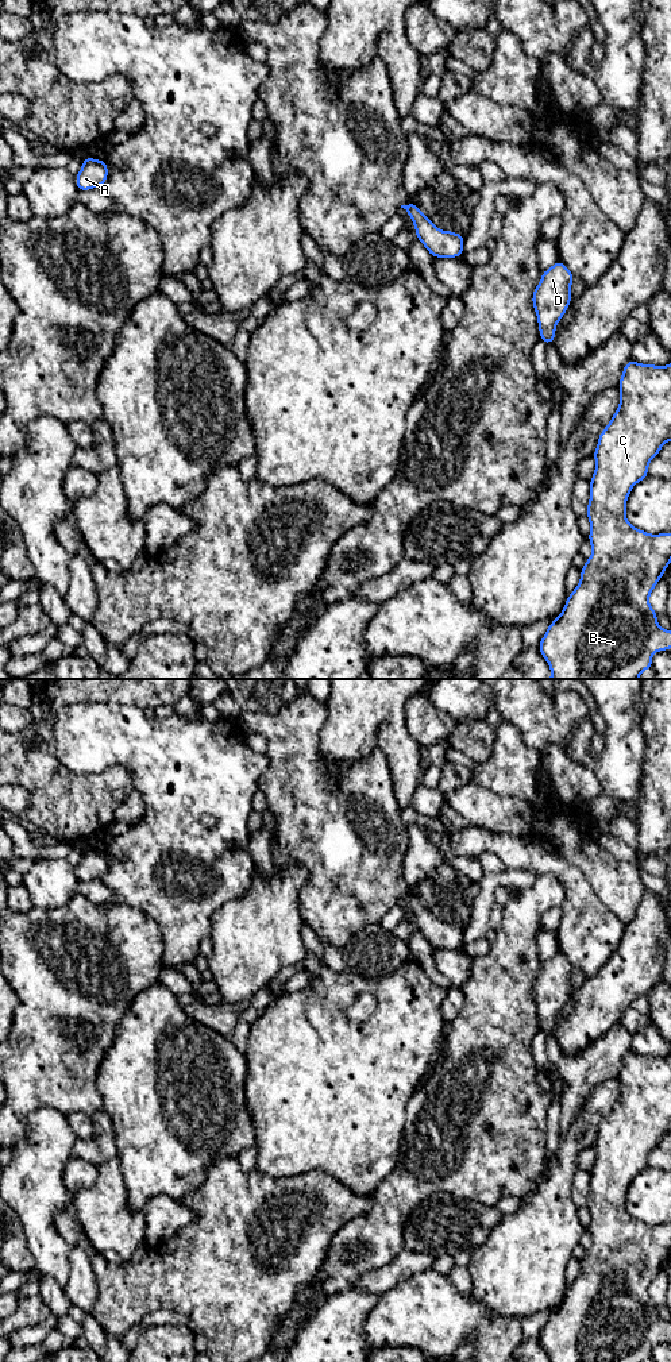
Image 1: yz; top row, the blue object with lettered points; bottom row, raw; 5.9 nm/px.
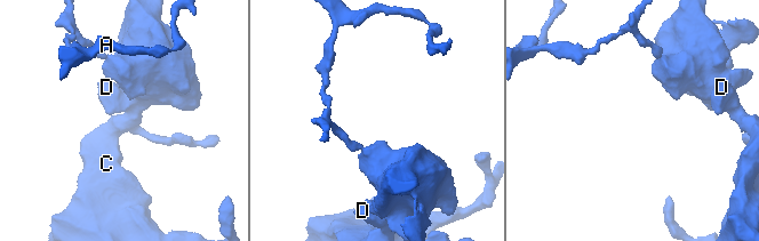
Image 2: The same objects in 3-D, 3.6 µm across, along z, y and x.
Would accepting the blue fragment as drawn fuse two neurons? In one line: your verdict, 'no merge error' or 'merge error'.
merge error

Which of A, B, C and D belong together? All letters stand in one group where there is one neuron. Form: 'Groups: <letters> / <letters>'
Groups: A / B C D

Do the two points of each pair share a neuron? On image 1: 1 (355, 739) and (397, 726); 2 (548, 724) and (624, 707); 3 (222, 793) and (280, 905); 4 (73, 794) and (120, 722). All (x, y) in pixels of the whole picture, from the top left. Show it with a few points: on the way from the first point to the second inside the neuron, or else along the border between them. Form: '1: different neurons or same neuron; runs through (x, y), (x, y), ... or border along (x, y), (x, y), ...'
1: same neuron; runs through (366, 728), (386, 717)
2: different neurons; border along (587, 717), (583, 717), (575, 725), (570, 744)
3: different neurons; border along (254, 872), (251, 887), (232, 901)
4: different neurons; border along (58, 759), (81, 774), (100, 774), (118, 766)

